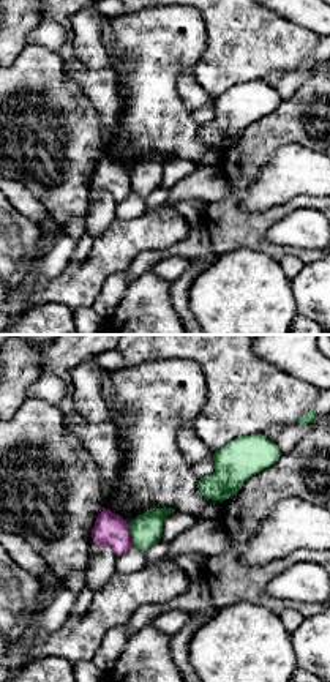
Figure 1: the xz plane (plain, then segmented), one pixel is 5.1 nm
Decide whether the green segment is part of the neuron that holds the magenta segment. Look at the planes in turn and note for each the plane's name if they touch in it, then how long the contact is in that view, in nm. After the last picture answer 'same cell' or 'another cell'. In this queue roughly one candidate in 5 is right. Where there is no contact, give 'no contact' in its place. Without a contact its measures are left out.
contact in xz; length 110 nm

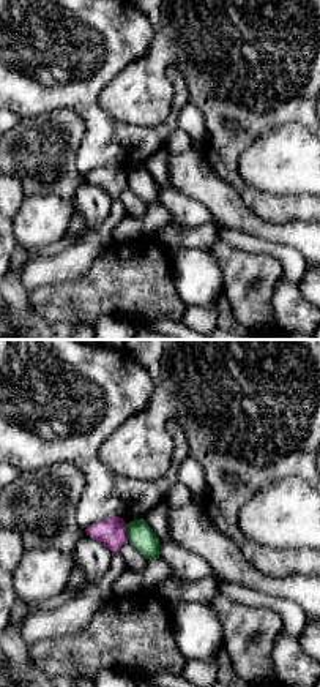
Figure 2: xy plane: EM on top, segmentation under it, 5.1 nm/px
contact in xy; length 80 nm

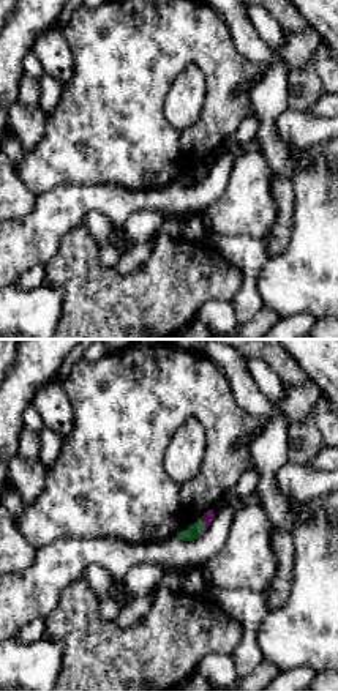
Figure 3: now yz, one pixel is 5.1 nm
contact in yz; length 100 nm

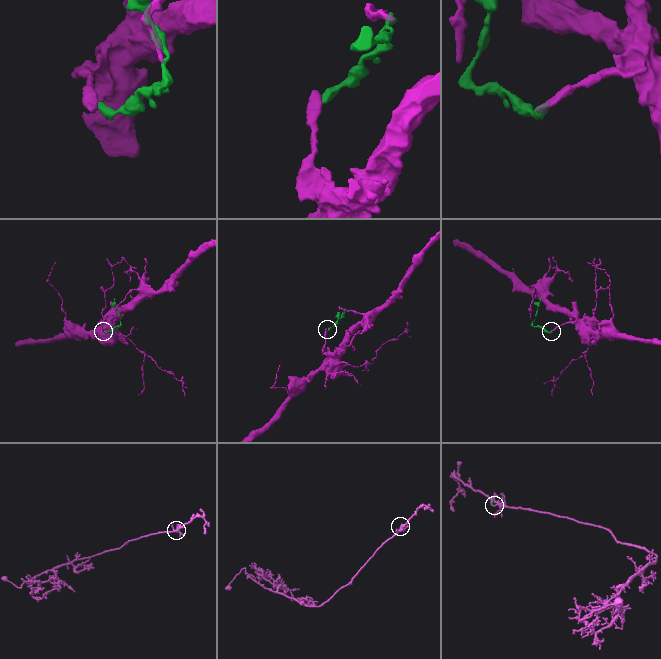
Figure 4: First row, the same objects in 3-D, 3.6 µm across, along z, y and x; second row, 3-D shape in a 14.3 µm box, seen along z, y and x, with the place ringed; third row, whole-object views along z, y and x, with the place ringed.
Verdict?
another cell

